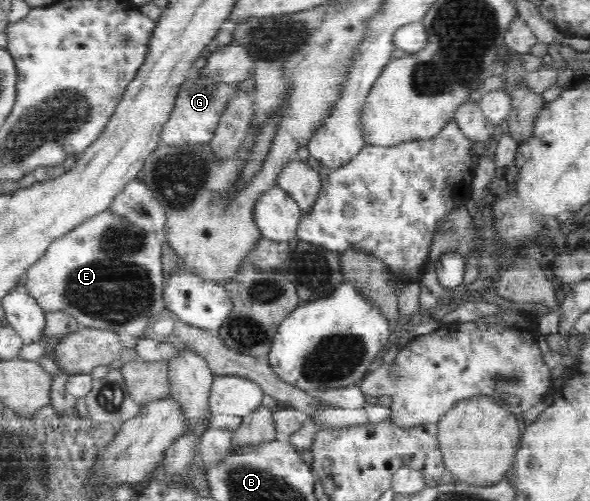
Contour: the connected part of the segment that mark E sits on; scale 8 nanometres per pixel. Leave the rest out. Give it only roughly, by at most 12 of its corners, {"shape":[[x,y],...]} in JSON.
{"shape":[[108,209],[25,269],[45,313],[142,337],[160,233]]}

